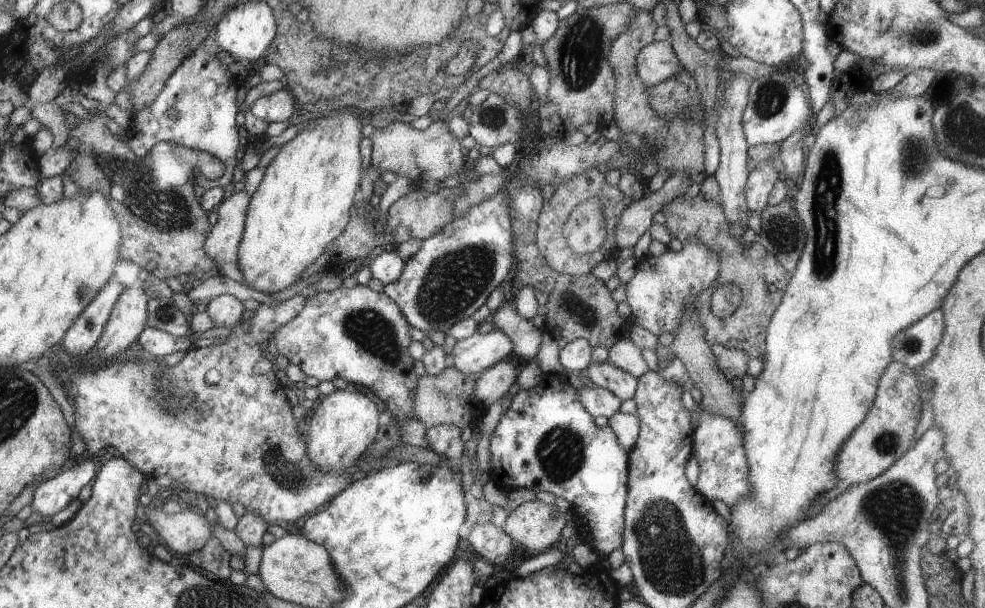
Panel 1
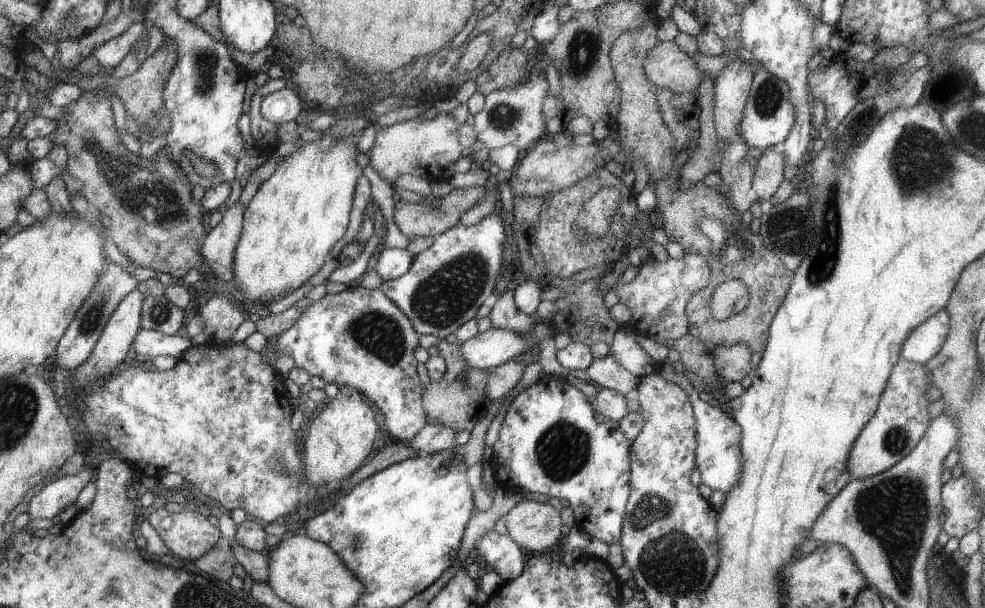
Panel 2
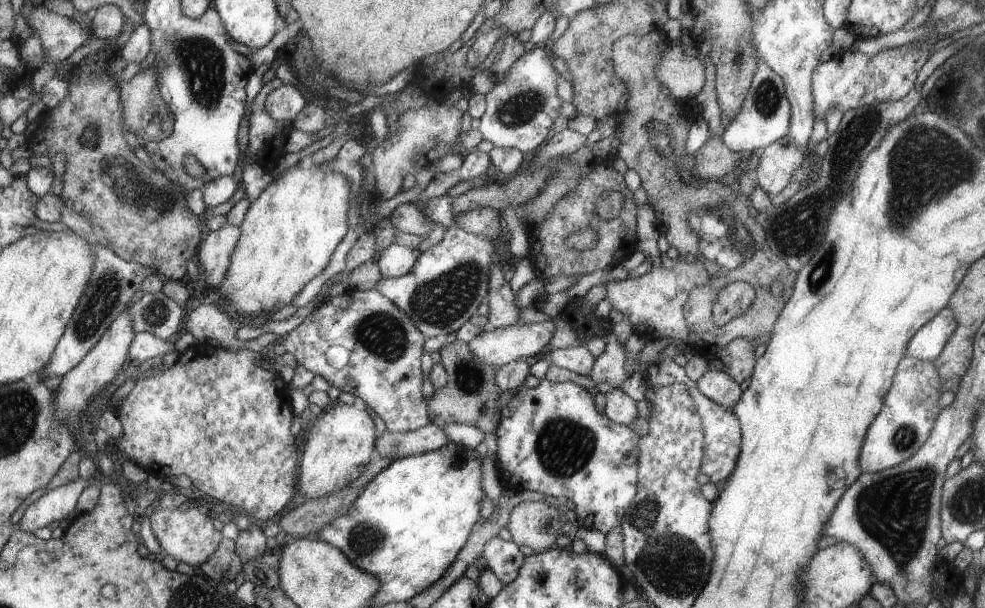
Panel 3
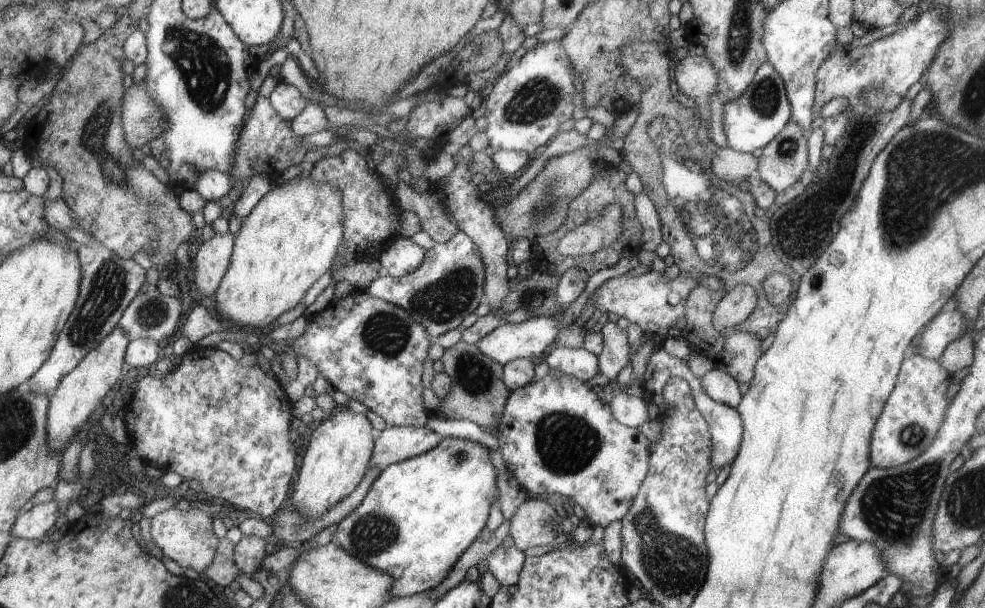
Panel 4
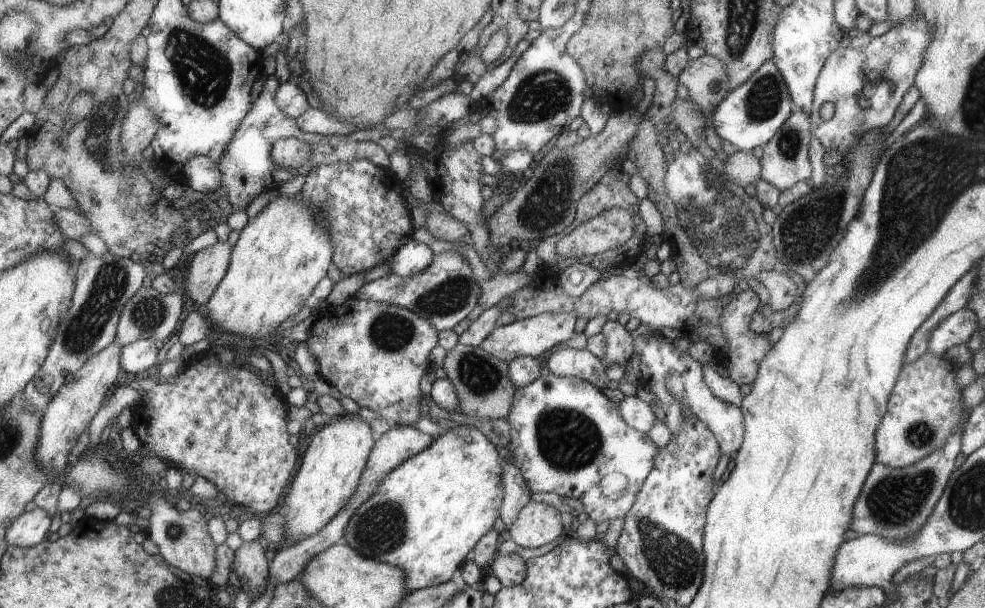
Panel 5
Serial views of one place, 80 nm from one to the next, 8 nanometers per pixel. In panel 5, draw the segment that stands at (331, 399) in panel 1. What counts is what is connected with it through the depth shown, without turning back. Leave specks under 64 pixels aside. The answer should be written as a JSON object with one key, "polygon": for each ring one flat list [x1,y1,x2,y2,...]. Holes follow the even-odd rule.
{"polygon":[[338,416,335,422,326,425,316,433,308,450,304,452,302,468,290,486,288,496,284,498,284,507,281,512,284,516,284,526,286,526,286,542,281,547,290,548,304,538,320,533,320,530,323,530,324,526,327,526,328,522,331,522,332,518,339,515,347,506,346,502,349,502,354,496,360,484,360,478,367,469,372,444,374,444,374,438,372,438,370,426,368,422,364,422,358,416]]}

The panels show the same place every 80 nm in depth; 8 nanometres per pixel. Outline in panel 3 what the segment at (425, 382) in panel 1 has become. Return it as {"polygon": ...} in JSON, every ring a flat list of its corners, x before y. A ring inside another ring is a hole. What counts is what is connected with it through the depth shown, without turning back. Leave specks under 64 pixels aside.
{"polygon":[[456,339,456,342,444,344,440,349,441,364,448,374,448,384,444,388,434,390,428,402,432,420,442,428,448,423,478,425,485,433,494,433,499,425,499,397,503,393,496,386,497,368,480,362,472,354,468,343]]}

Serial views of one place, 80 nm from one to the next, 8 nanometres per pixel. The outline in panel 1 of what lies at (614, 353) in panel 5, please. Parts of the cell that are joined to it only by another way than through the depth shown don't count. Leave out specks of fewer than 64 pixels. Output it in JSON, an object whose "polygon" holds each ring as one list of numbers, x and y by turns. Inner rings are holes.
{"polygon":[[610,362,591,363,582,375,587,383,610,390,622,402,632,399,636,394,637,379]]}

